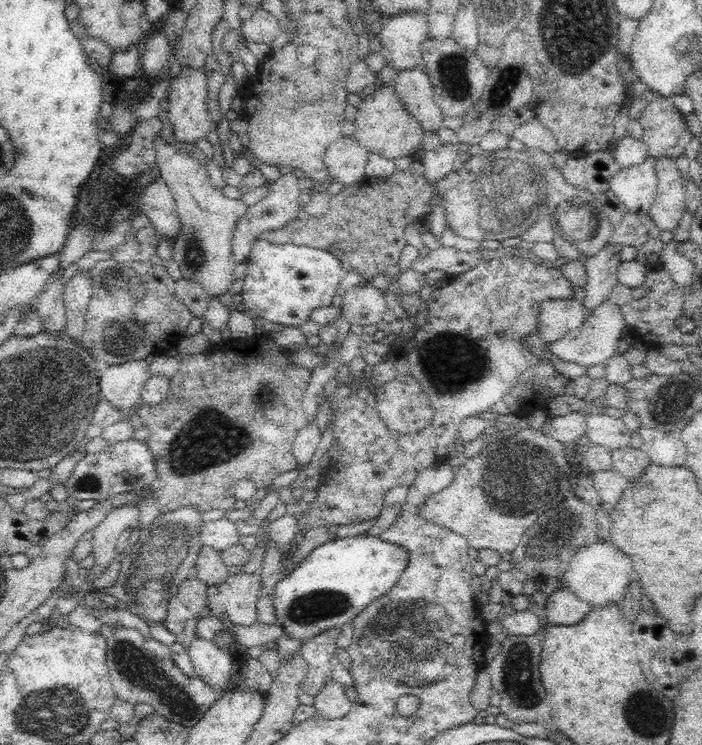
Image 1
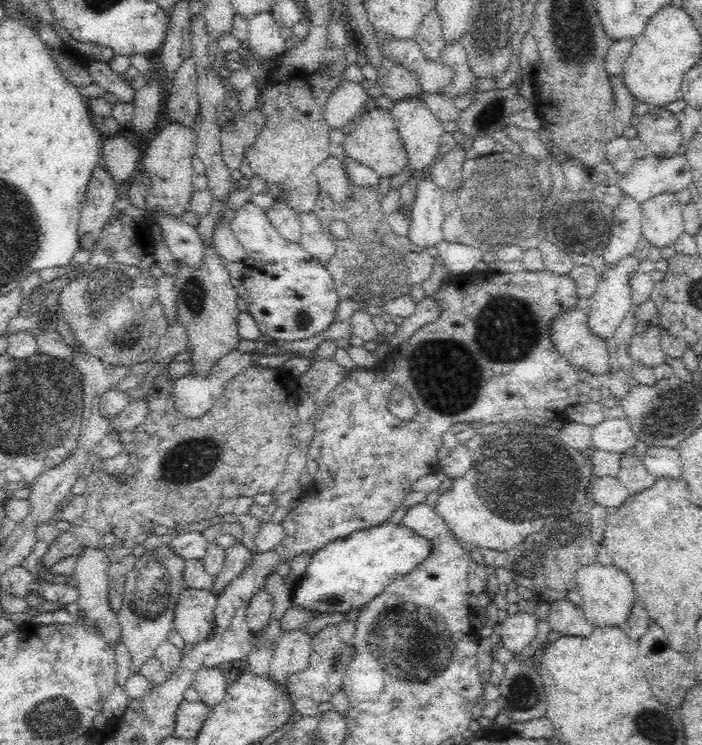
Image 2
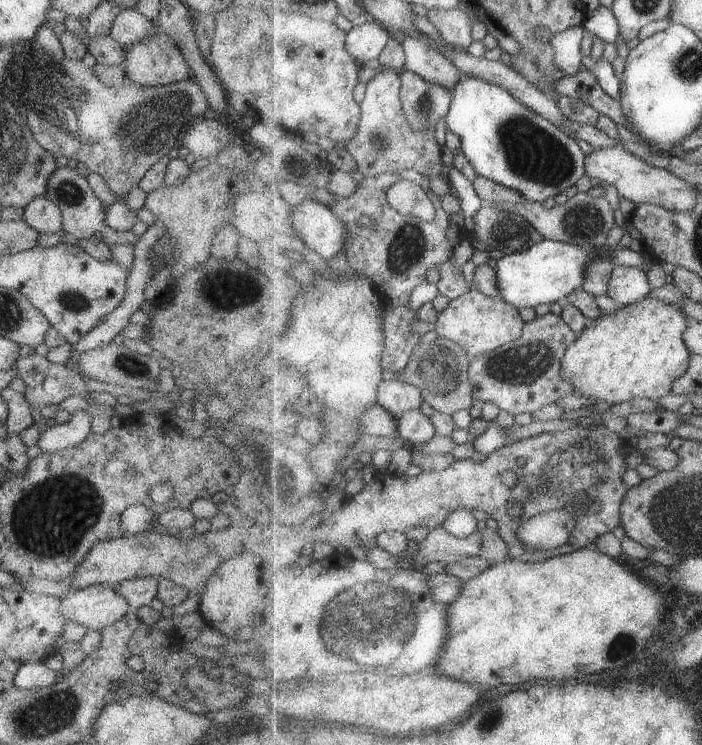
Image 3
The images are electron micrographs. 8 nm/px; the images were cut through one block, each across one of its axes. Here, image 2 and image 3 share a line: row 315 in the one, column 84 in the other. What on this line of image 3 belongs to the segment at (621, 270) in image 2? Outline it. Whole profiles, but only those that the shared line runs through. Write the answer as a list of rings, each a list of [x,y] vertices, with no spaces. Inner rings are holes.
[[[92,585],[70,592],[60,600],[59,615],[68,622],[79,624],[81,629],[101,631],[105,626],[119,621],[130,608],[125,600],[105,585]]]

